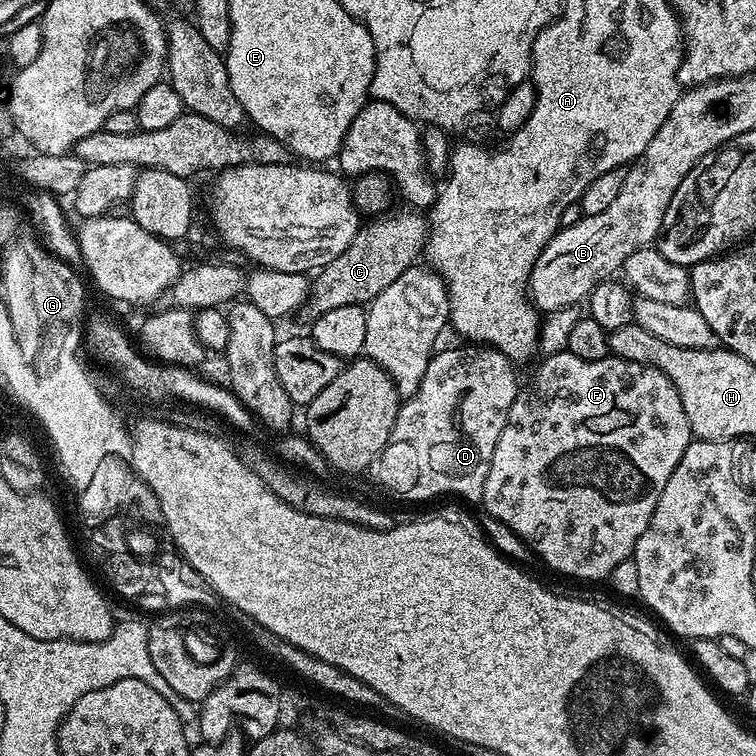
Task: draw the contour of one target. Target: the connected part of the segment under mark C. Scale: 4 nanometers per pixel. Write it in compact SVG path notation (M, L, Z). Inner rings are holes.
M393 211L365 223L358 230L354 242L350 242L334 262L315 273L306 303L307 311L312 311L313 317L326 314L326 310L334 310L337 306L371 304L382 290L386 290L386 286L390 286L390 282L394 282L394 278L398 278L398 274L421 259L424 245L428 243L429 221L425 217L423 220L419 211L404 211L408 212Z

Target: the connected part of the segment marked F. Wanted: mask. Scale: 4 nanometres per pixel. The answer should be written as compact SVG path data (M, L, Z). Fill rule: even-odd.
M561 350L546 357L537 366L525 392L524 389L517 391L516 401L514 406L510 406L510 414L502 430L502 438L498 438L498 446L494 446L490 474L486 474L482 507L498 523L505 524L526 547L533 548L554 571L561 572L564 576L573 576L576 580L600 580L603 576L605 579L611 577L618 562L629 559L635 553L638 538L642 538L642 530L646 530L654 514L654 506L658 506L658 498L662 498L662 490L666 490L666 482L670 482L670 474L674 474L674 466L682 462L682 454L686 454L686 446L693 439L682 398L678 398L674 382L670 382L670 378L662 374L662 370L658 370L653 364L630 362L611 354L601 360L587 360L578 358L578 354L573 352Z

